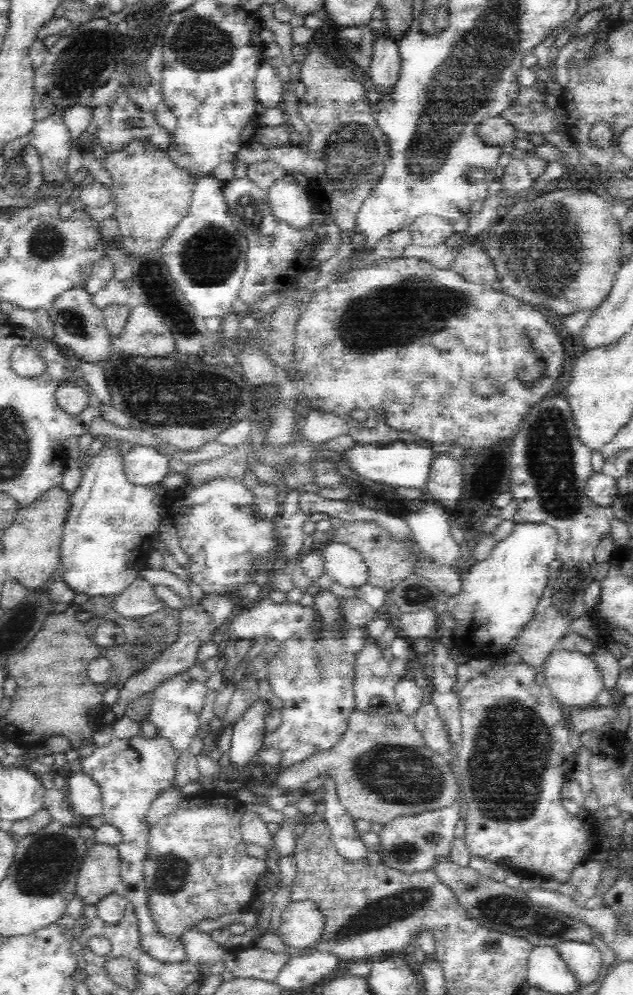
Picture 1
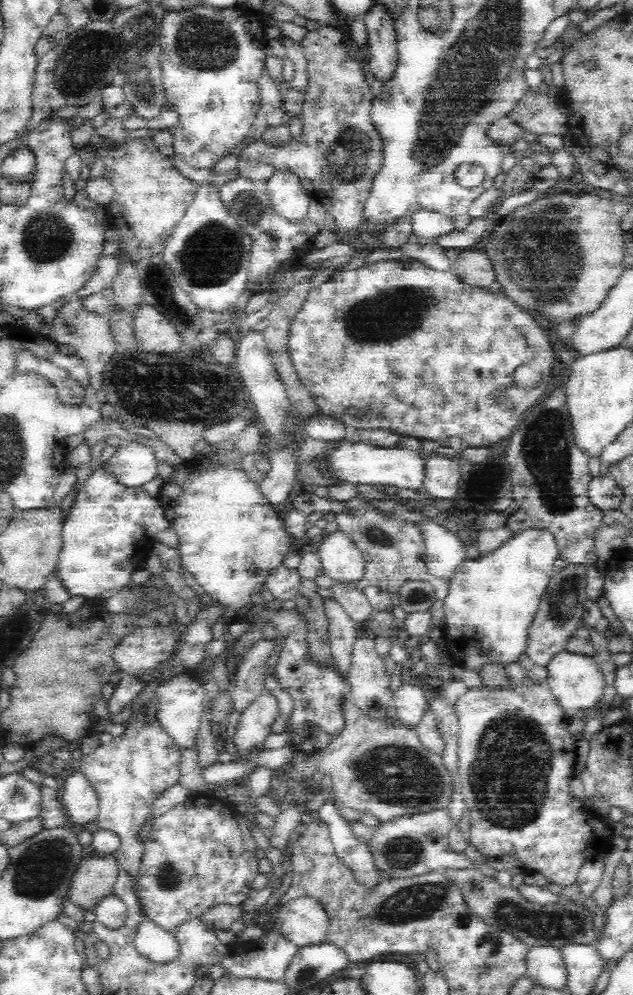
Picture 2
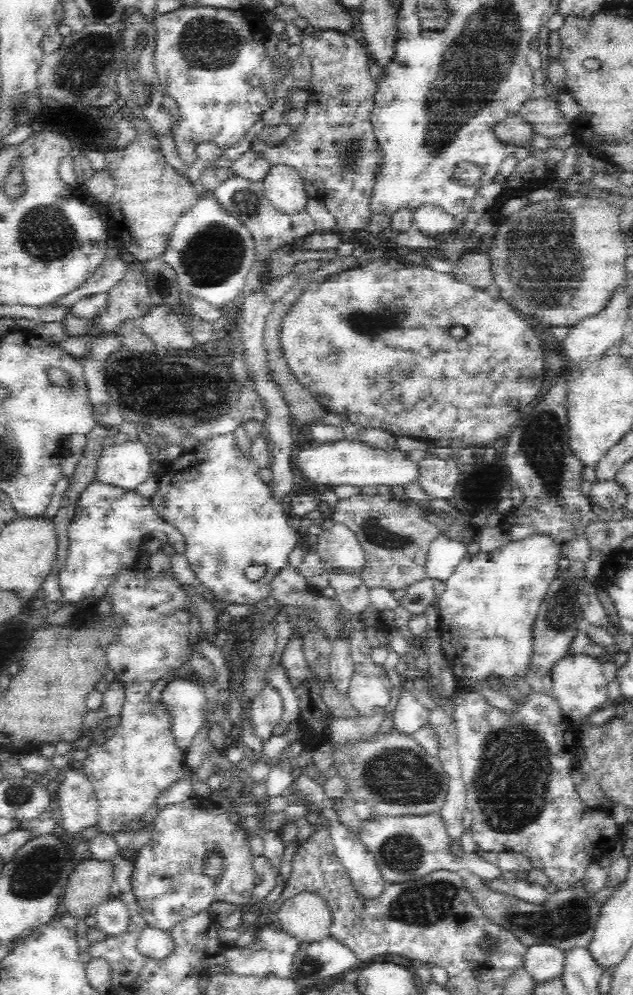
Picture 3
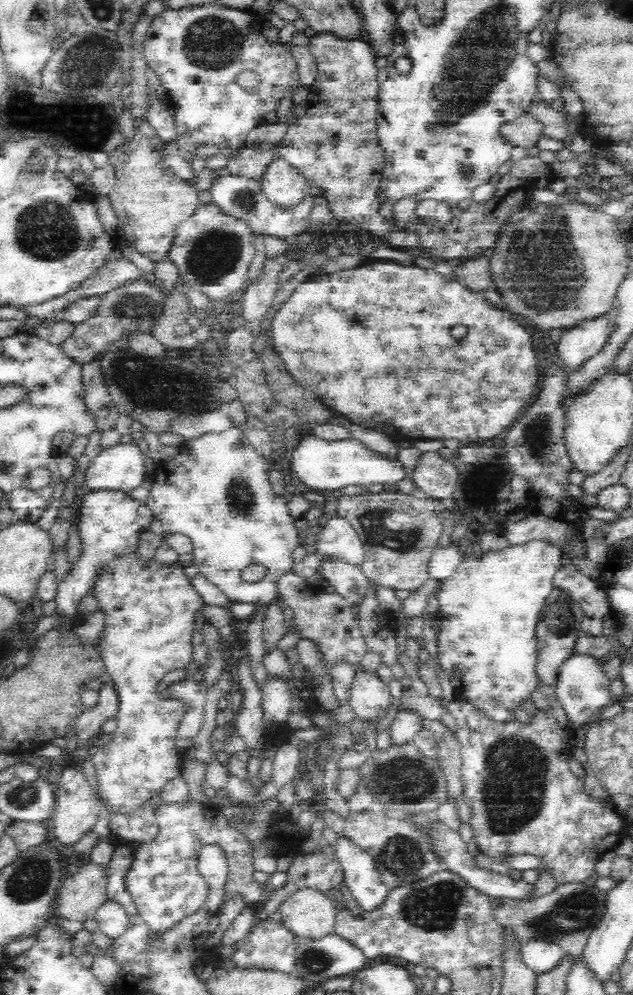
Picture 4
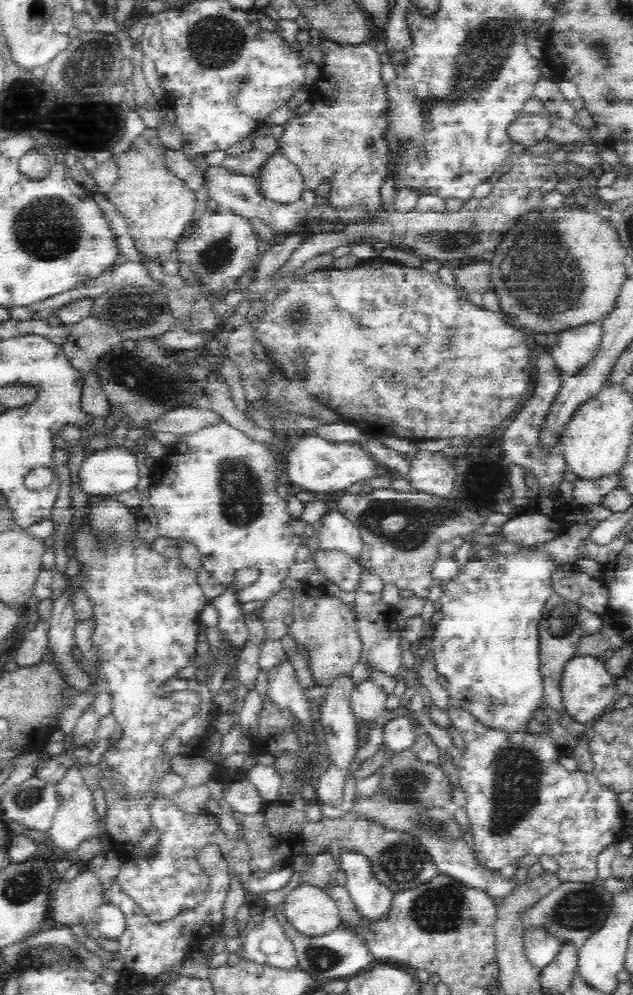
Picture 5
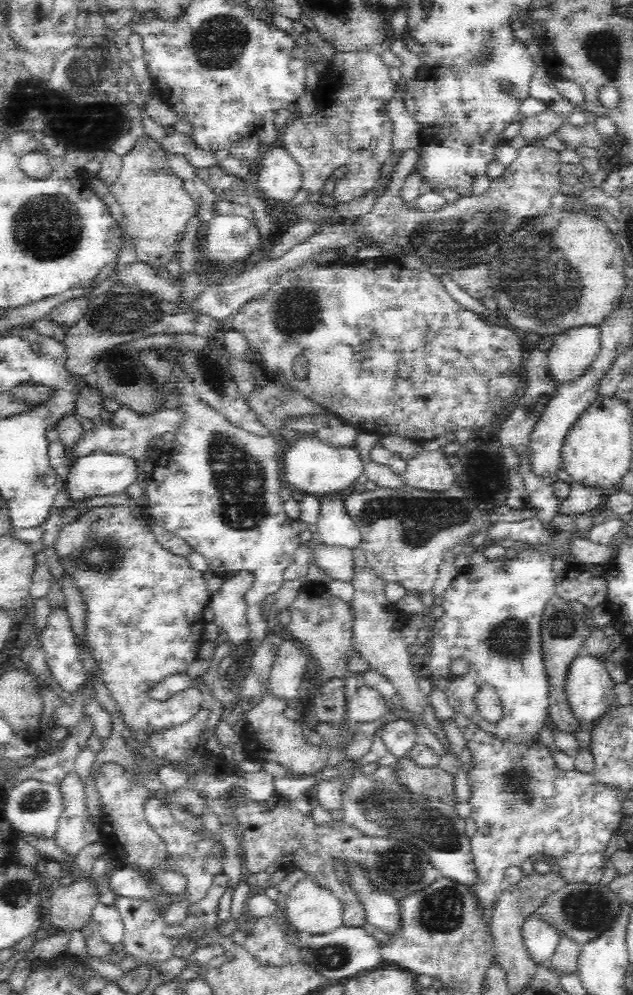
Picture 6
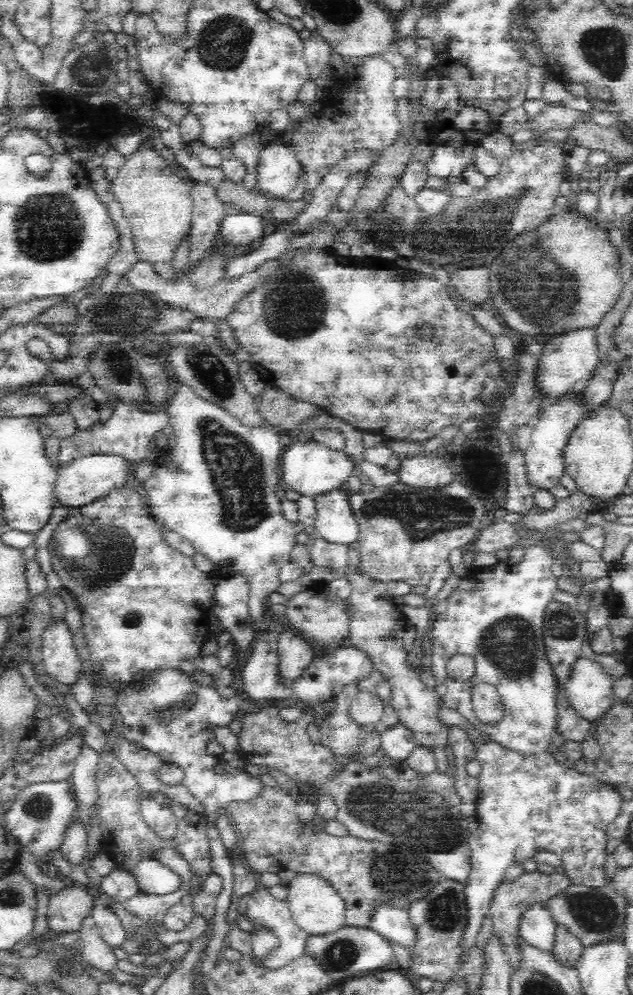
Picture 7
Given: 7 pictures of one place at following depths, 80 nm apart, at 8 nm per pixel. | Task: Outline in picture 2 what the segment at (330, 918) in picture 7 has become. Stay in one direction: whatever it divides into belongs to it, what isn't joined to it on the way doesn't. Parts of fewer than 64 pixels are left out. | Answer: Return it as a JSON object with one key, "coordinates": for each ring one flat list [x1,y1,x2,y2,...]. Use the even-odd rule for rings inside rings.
{"coordinates":[[310,895,278,907,274,915,280,934,298,948,320,944,326,939,330,918,323,903]]}

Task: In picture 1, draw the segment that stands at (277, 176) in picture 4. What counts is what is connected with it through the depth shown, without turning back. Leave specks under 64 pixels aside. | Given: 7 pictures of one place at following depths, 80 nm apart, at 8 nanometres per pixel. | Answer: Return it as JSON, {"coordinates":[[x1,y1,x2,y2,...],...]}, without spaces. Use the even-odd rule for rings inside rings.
{"coordinates":[[284,174,267,190,272,212,291,227,305,227,311,221,314,205,308,186,301,185,296,175]]}

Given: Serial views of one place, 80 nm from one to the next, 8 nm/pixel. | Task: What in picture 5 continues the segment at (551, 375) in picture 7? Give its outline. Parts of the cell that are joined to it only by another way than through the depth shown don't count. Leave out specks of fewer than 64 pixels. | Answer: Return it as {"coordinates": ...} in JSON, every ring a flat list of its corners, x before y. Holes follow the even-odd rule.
{"coordinates":[[601,322,562,331,550,356,560,376,574,377,598,352,602,338]]}

